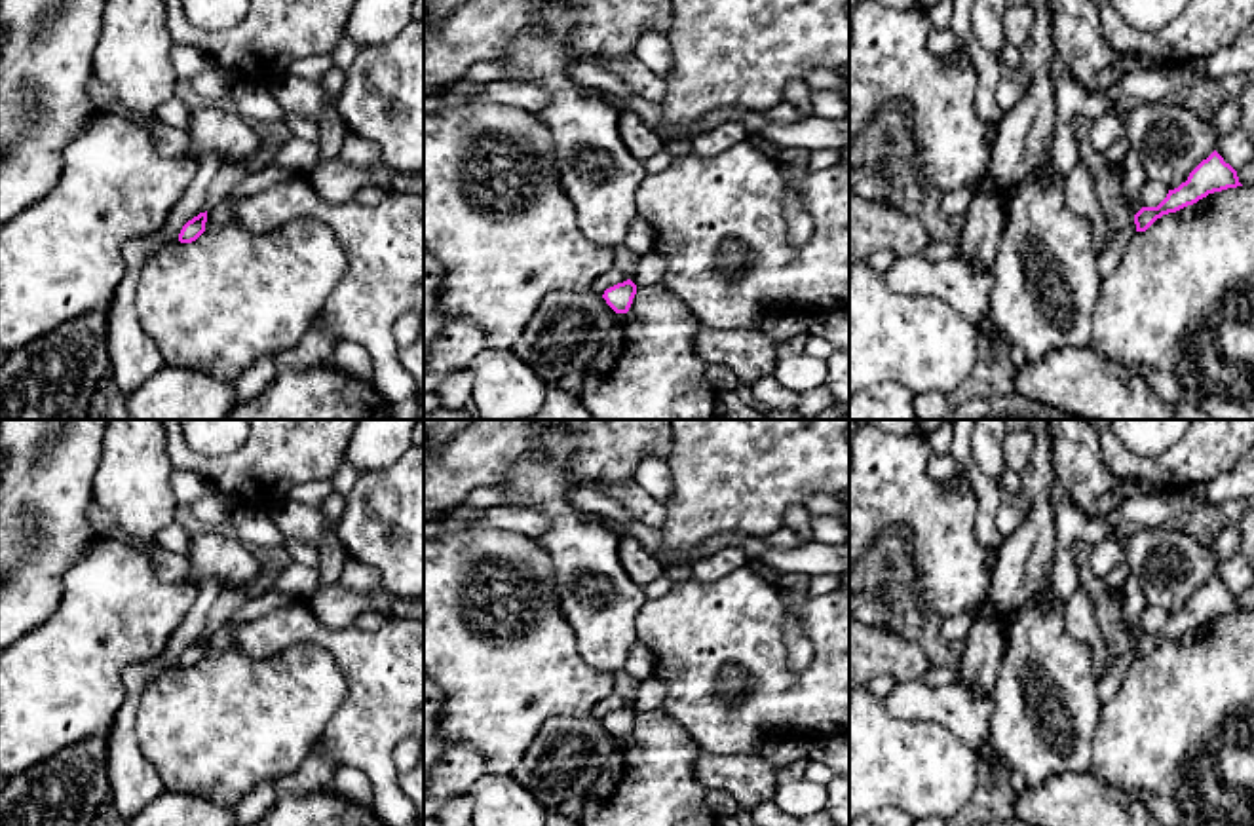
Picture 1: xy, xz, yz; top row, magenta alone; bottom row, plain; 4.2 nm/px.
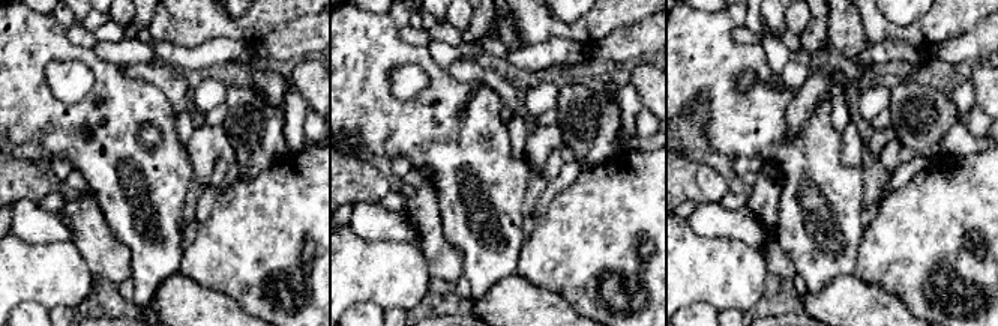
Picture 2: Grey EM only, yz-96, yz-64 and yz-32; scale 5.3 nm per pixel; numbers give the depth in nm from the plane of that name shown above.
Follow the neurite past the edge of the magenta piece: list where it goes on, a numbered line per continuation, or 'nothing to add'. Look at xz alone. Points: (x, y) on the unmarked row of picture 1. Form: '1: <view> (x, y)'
nothing to add

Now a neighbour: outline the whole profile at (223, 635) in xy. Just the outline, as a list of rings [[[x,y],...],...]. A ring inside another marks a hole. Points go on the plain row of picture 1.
[[[276,589],[245,600],[236,613],[226,615],[215,629],[209,630],[205,657],[215,657],[236,644],[236,632],[239,627],[293,602],[296,602],[293,596]]]

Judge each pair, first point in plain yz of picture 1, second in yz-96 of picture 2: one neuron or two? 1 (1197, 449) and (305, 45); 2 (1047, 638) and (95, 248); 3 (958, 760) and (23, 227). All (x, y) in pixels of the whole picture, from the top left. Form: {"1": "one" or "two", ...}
{"1": "two", "2": "two", "3": "two"}

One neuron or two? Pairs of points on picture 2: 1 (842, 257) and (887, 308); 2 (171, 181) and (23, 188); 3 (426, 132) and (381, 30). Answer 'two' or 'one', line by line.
1: two
2: two
3: one

